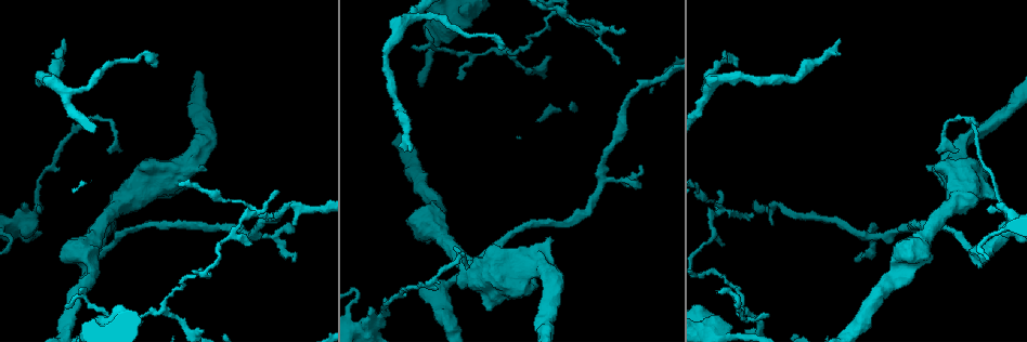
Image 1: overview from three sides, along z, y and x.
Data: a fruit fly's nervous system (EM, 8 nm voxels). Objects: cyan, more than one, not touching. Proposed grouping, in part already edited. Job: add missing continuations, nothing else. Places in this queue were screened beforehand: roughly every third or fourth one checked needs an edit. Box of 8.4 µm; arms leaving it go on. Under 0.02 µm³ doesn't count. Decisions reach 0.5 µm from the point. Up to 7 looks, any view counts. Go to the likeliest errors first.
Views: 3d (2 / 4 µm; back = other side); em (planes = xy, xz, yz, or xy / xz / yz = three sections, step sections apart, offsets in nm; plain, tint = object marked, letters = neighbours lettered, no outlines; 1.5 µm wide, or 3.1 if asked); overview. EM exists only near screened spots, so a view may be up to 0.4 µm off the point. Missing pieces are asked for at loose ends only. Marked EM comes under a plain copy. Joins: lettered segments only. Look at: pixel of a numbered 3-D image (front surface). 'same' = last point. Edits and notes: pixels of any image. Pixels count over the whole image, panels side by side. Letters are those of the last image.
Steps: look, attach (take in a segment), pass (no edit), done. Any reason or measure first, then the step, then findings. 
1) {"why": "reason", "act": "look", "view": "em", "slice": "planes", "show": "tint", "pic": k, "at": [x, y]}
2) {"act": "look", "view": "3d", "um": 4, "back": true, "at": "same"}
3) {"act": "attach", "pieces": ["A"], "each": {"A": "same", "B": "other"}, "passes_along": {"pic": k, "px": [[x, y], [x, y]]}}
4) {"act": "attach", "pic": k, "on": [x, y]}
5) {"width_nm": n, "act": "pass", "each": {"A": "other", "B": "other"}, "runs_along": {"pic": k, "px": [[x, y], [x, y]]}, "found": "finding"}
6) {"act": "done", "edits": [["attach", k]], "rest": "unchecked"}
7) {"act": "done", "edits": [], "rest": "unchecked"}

{"why": "stops while still wide", "act": "look", "view": "em", "slice": "planes", "show": "letters", "pic": 1, "at": [489, 307]}

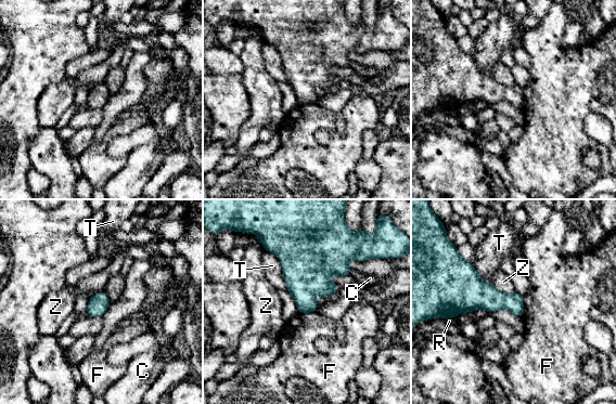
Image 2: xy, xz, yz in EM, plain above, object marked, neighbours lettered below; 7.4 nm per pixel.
{"act": "pass", "each": {"C": "other", "F": "other", "R": "other", "T": "other", "Z": "other"}, "border": {"pic": 2, "px": [[493, 283], [504, 292], [515, 292]]}, "found": "none of them fits"}

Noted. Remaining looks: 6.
{"why": "stops while still wide", "act": "look", "view": "em", "slice": "planes", "show": "letters", "pic": 1, "at": [553, 240]}

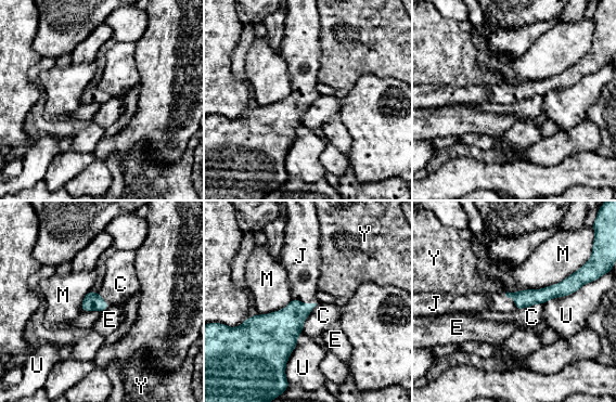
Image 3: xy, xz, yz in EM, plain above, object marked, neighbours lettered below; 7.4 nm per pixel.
{"act": "attach", "pieces": ["J"], "each": {"C": "other", "E": "other", "J": "same", "M": "other", "U": "other", "Y": "other"}, "passes_along": {"pic": 3, "px": [[281, 328], [304, 303], [303, 270]]}, "found": "it goes on there"}

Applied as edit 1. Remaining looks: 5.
{"why": "redraw", "act": "look", "view": "overview"}

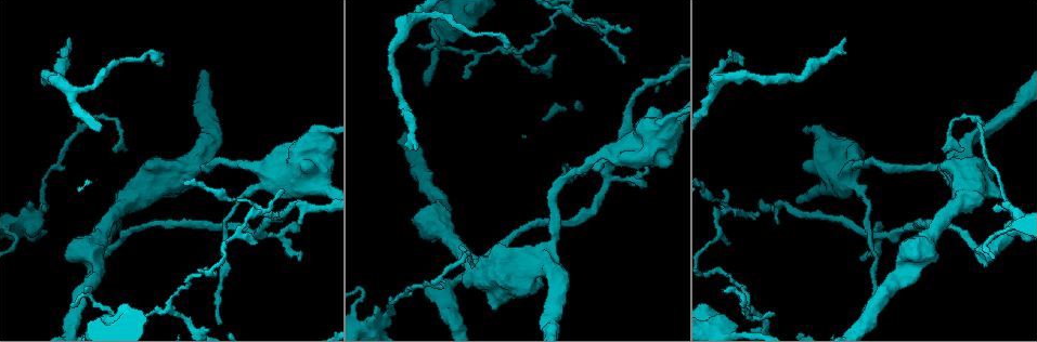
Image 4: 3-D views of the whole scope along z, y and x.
{"why": "free end", "act": "look", "view": "em", "slice": "xz", "step": 8, "show": "letters", "pic": 4, "at": [775, 313]}

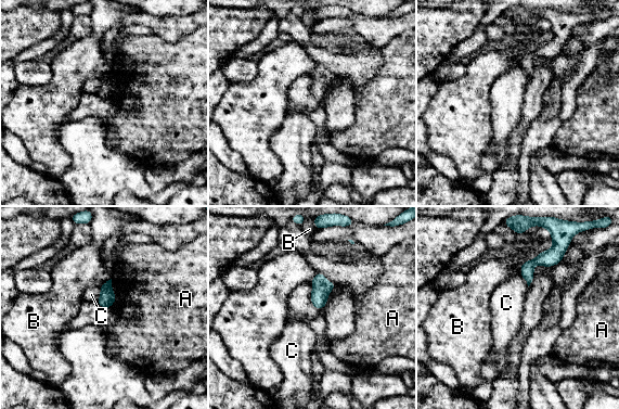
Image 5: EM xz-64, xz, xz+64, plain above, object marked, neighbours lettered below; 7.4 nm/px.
{"act": "look", "view": "em", "slice": "yz", "step": 8, "show": "letters", "at": "same"}

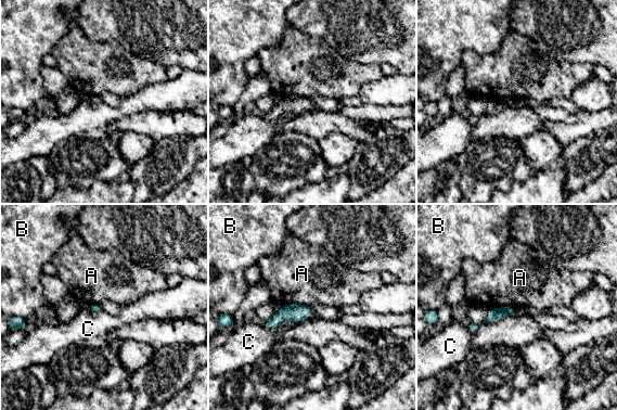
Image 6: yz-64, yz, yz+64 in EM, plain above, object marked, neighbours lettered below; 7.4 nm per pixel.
{"act": "pass", "each": {"A": "other", "B": "other", "C": "other"}, "border": {"pic": 6, "px": [[300, 320], [272, 328], [262, 325]]}, "found": "none of them fits"}

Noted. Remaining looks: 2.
{"act": "done", "edits": [["attach", 3]], "rest": "unchecked"}

